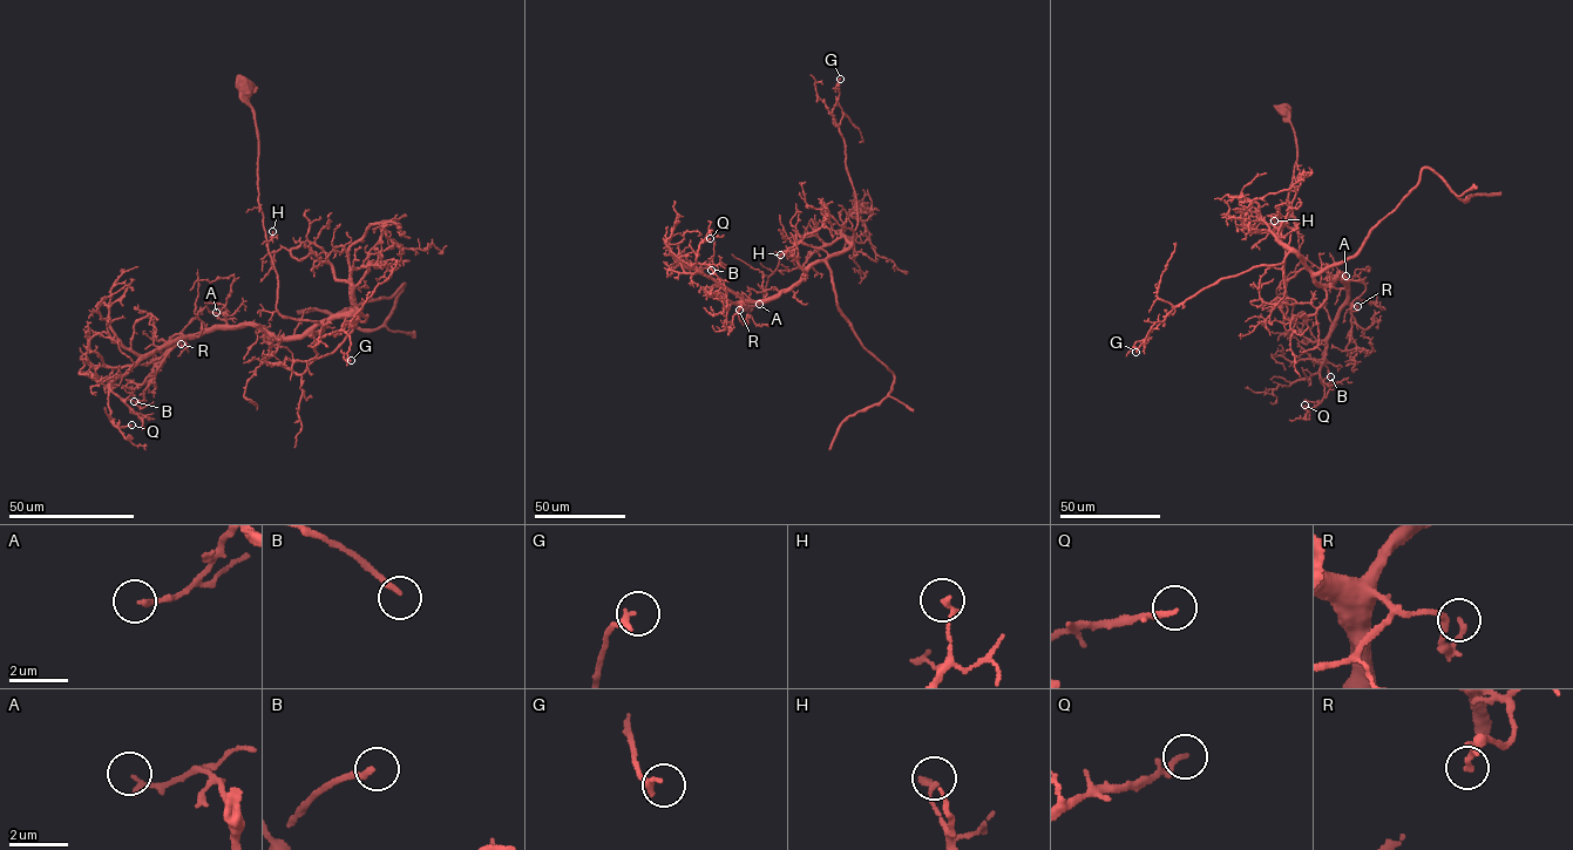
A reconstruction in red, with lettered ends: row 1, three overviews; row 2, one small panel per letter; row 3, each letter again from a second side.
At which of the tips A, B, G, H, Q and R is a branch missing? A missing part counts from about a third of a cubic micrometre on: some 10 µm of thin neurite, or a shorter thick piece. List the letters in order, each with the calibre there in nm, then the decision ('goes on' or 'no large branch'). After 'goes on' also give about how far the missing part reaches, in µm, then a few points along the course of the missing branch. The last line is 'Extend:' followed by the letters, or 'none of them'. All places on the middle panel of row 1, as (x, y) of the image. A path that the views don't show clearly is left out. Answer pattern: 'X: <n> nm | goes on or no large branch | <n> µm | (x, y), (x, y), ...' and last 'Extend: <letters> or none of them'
A: 180 nm | no large branch
B: 180 nm | no large branch
G: 200 nm | no large branch
H: 190 nm | no large branch
Q: 170 nm | no large branch
R: 160 nm | no large branch
Extend: none of them

